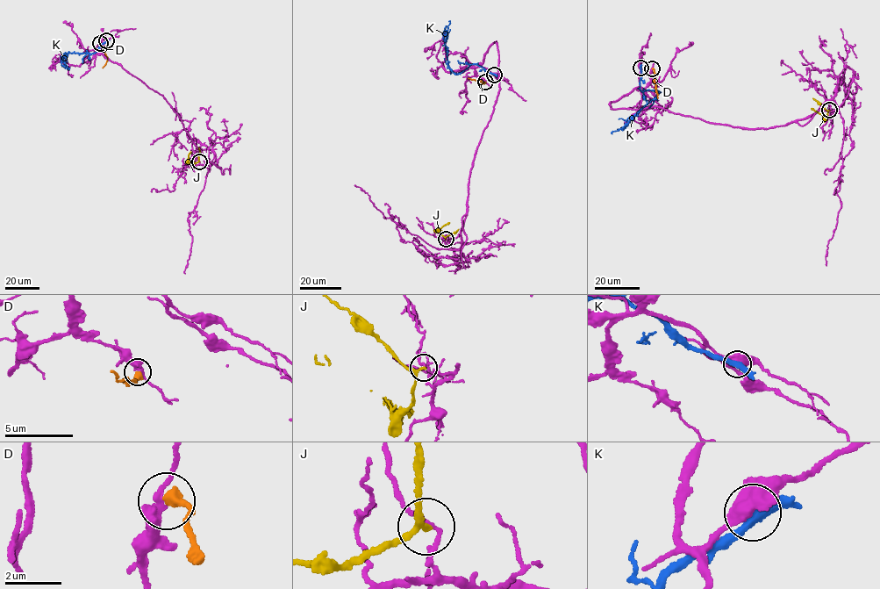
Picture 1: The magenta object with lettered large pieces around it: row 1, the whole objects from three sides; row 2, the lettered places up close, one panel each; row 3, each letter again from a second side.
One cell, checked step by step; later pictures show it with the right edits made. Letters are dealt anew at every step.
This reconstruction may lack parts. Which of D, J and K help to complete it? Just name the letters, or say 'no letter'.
no letter

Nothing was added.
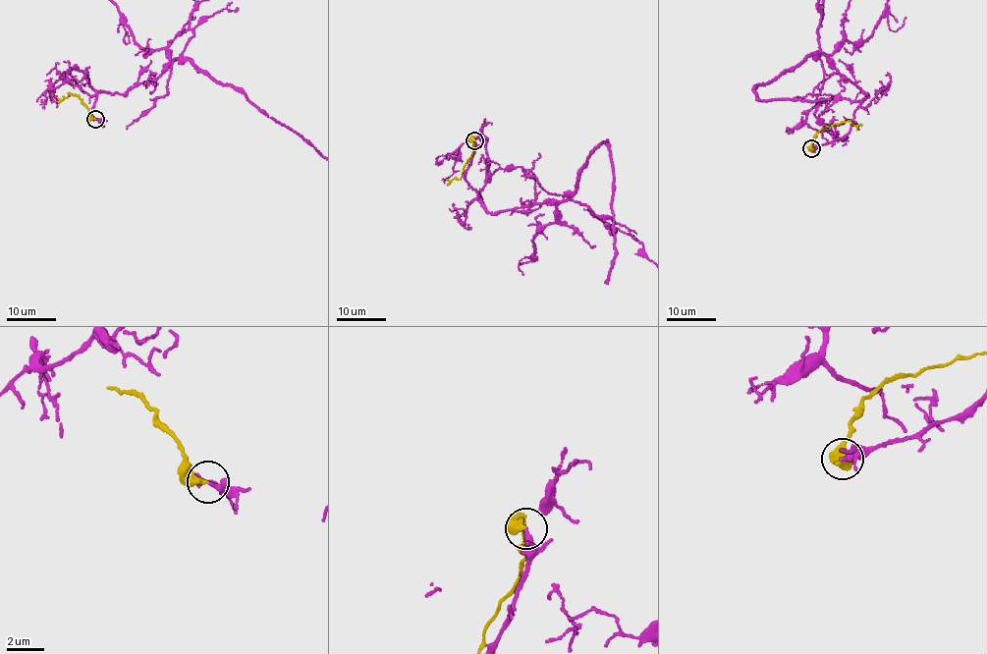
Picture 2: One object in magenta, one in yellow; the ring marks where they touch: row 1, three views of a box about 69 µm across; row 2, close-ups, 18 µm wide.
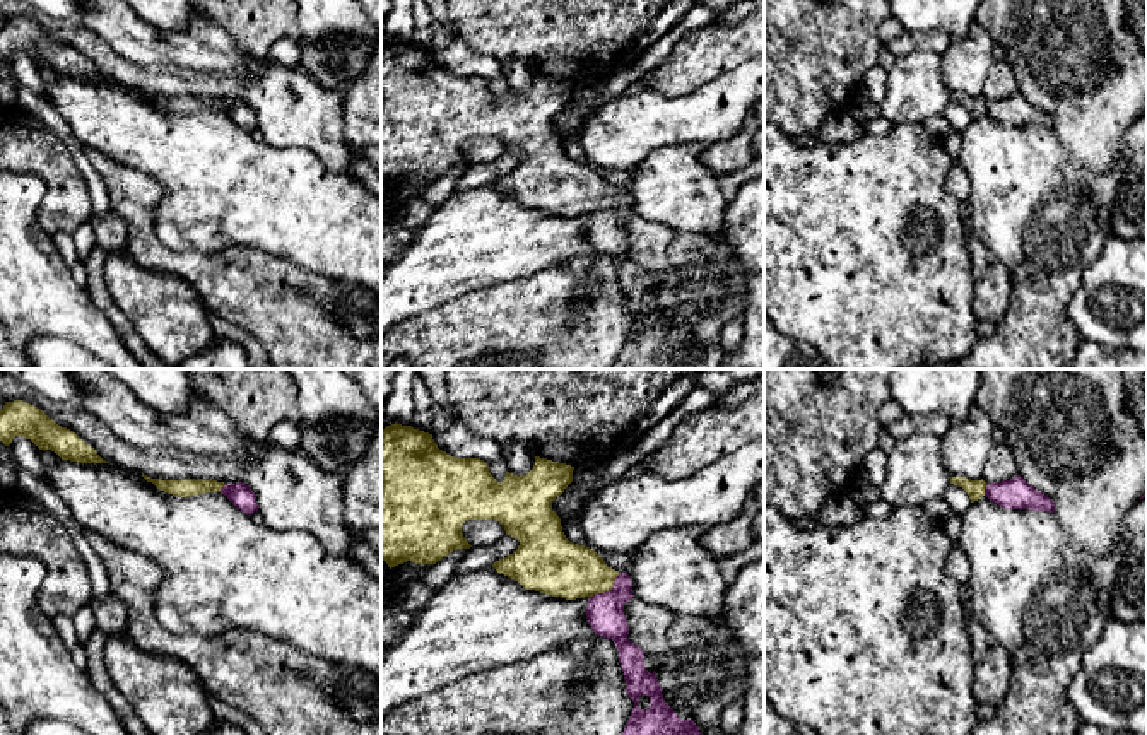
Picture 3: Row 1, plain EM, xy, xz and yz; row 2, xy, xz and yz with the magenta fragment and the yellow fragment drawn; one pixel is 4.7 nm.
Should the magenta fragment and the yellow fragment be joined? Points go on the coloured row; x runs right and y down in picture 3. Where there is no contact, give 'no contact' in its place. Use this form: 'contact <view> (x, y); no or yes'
contact xz (607, 592); yes

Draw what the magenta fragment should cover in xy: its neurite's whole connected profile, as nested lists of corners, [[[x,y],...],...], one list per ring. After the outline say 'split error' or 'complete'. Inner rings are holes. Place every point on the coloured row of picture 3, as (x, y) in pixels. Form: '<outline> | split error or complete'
[[[142,473],[147,482],[152,482],[157,489],[179,496],[179,497],[191,497],[205,492],[221,492],[224,494],[238,509],[246,514],[253,514],[258,511],[256,496],[255,492],[244,484],[224,484],[217,480],[162,480],[162,479],[150,479]]] | split error

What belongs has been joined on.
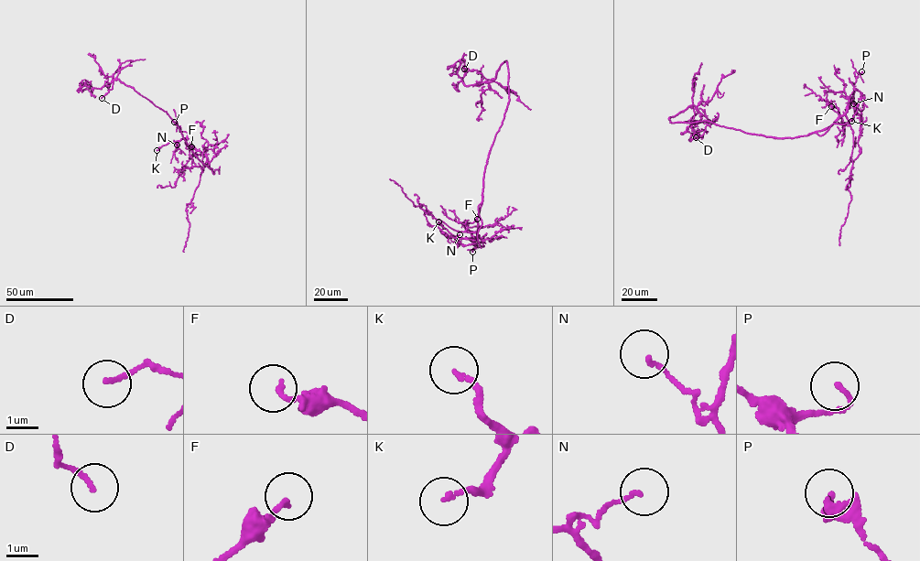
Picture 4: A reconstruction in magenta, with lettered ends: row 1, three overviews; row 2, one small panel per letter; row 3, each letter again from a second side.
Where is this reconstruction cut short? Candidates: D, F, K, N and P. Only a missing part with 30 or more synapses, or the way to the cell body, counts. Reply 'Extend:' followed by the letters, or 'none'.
Extend: K

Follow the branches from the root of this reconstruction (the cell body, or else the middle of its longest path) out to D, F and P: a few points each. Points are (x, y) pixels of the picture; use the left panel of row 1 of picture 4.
D: (186, 142), (166, 112), (118, 79), (113, 79), (113, 88), (102, 98)
F: (186, 142), (199, 159), (212, 169), (208, 163), (203, 167), (195, 166), (189, 153), (191, 146)
P: (186, 142), (199, 159), (212, 169), (208, 157), (186, 145), (188, 133), (180, 132), (177, 121), (174, 122)

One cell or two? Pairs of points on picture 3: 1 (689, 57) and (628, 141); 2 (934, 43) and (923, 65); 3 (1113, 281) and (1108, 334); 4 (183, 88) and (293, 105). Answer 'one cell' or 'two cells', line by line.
1: two cells
2: two cells
3: one cell
4: two cells

